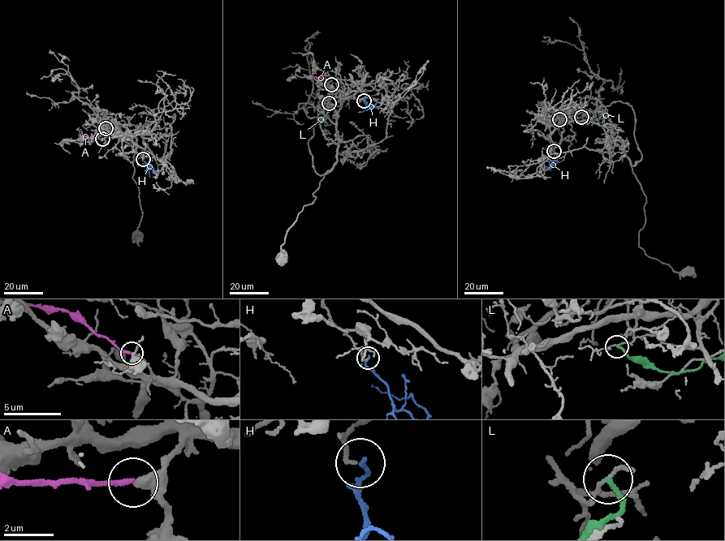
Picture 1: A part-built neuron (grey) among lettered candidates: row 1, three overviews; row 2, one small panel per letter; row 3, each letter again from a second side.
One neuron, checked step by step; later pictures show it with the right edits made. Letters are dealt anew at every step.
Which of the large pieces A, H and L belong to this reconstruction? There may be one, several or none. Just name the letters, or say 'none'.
H

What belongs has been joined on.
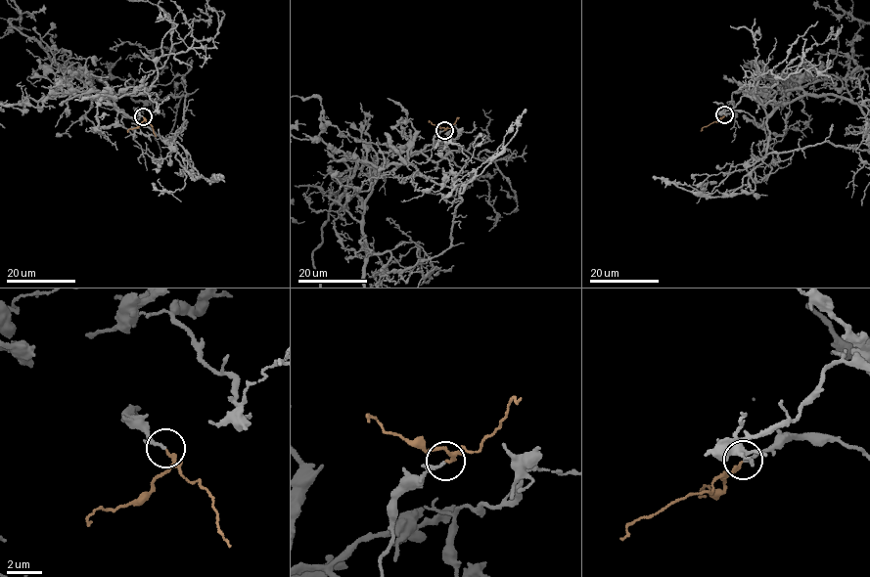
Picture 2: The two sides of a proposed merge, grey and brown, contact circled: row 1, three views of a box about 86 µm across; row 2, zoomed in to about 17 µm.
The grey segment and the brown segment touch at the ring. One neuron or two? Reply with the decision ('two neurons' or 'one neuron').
one neuron

